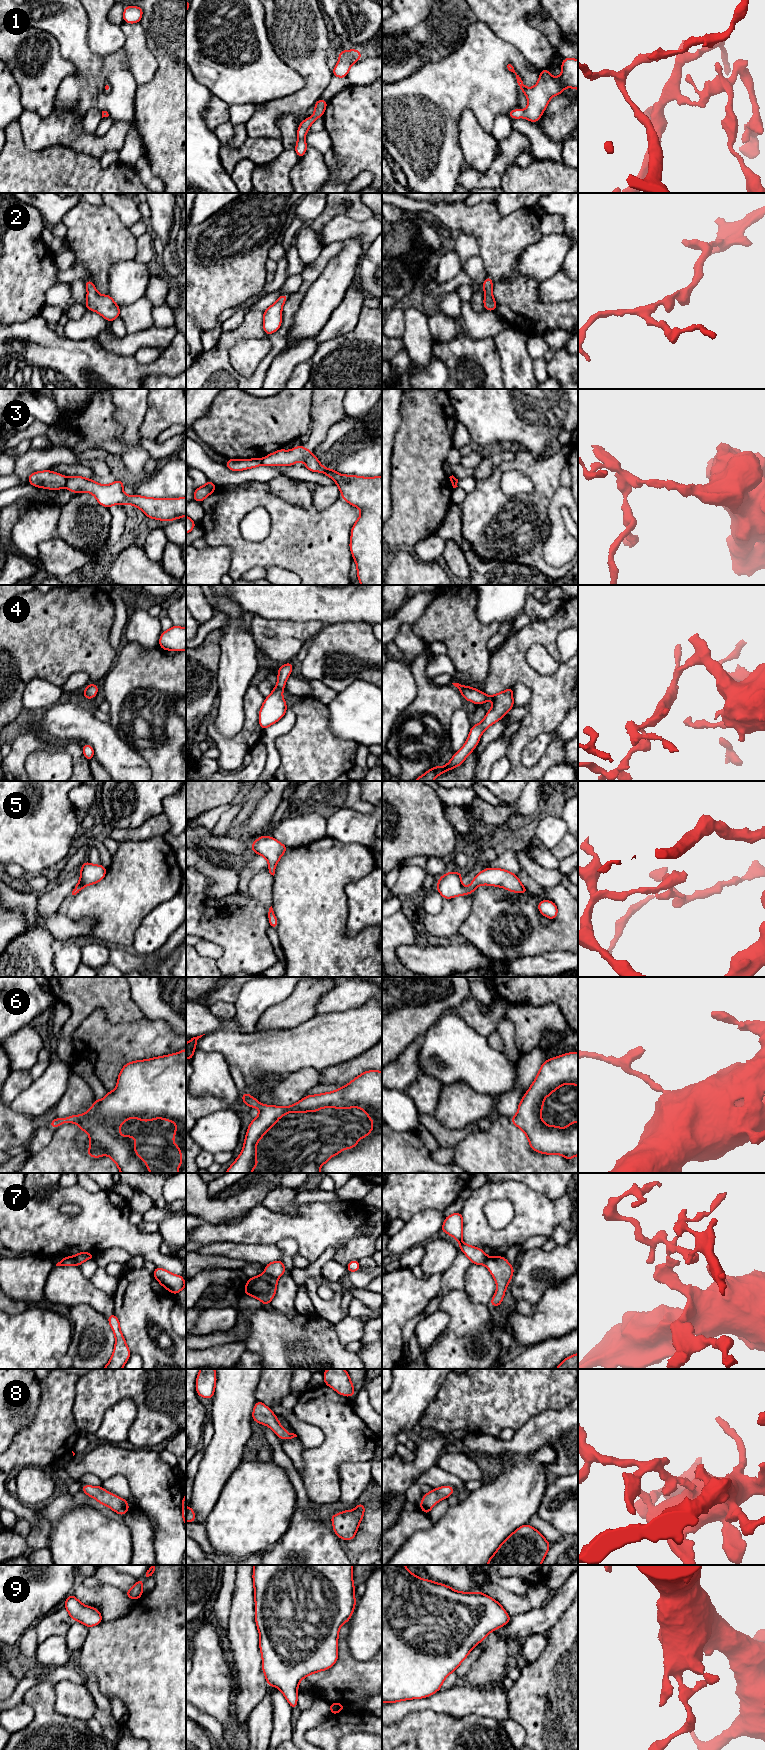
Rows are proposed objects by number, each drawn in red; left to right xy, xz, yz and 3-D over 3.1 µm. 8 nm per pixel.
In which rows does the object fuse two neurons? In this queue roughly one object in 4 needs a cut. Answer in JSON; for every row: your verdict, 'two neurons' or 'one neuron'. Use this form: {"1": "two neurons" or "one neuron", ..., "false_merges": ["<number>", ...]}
{"1": "one neuron", "2": "one neuron", "3": "two neurons", "4": "one neuron", "5": "one neuron", "6": "one neuron", "7": "two neurons", "8": "one neuron", "9": "one neuron", "false_merges": ["3", "7"]}

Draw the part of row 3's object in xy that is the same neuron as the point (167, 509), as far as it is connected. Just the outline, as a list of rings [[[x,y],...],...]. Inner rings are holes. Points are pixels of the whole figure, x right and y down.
[[[72,476],[67,478],[66,488],[77,494],[88,492],[95,496],[97,502],[106,508],[116,504],[131,504],[141,509],[147,518],[172,521],[186,516],[186,497],[183,498],[149,498],[140,495],[125,495],[124,481],[116,480],[109,485],[101,485],[90,478]]]

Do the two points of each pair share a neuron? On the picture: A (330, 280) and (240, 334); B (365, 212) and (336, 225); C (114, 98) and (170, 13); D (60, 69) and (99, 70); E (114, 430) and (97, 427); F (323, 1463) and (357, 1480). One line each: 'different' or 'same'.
A: different
B: different
C: different
D: different
E: same
F: different

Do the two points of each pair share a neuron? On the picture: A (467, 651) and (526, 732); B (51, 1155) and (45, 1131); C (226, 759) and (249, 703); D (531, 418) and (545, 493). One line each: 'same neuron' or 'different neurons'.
A: different neurons
B: different neurons
C: same neuron
D: different neurons

